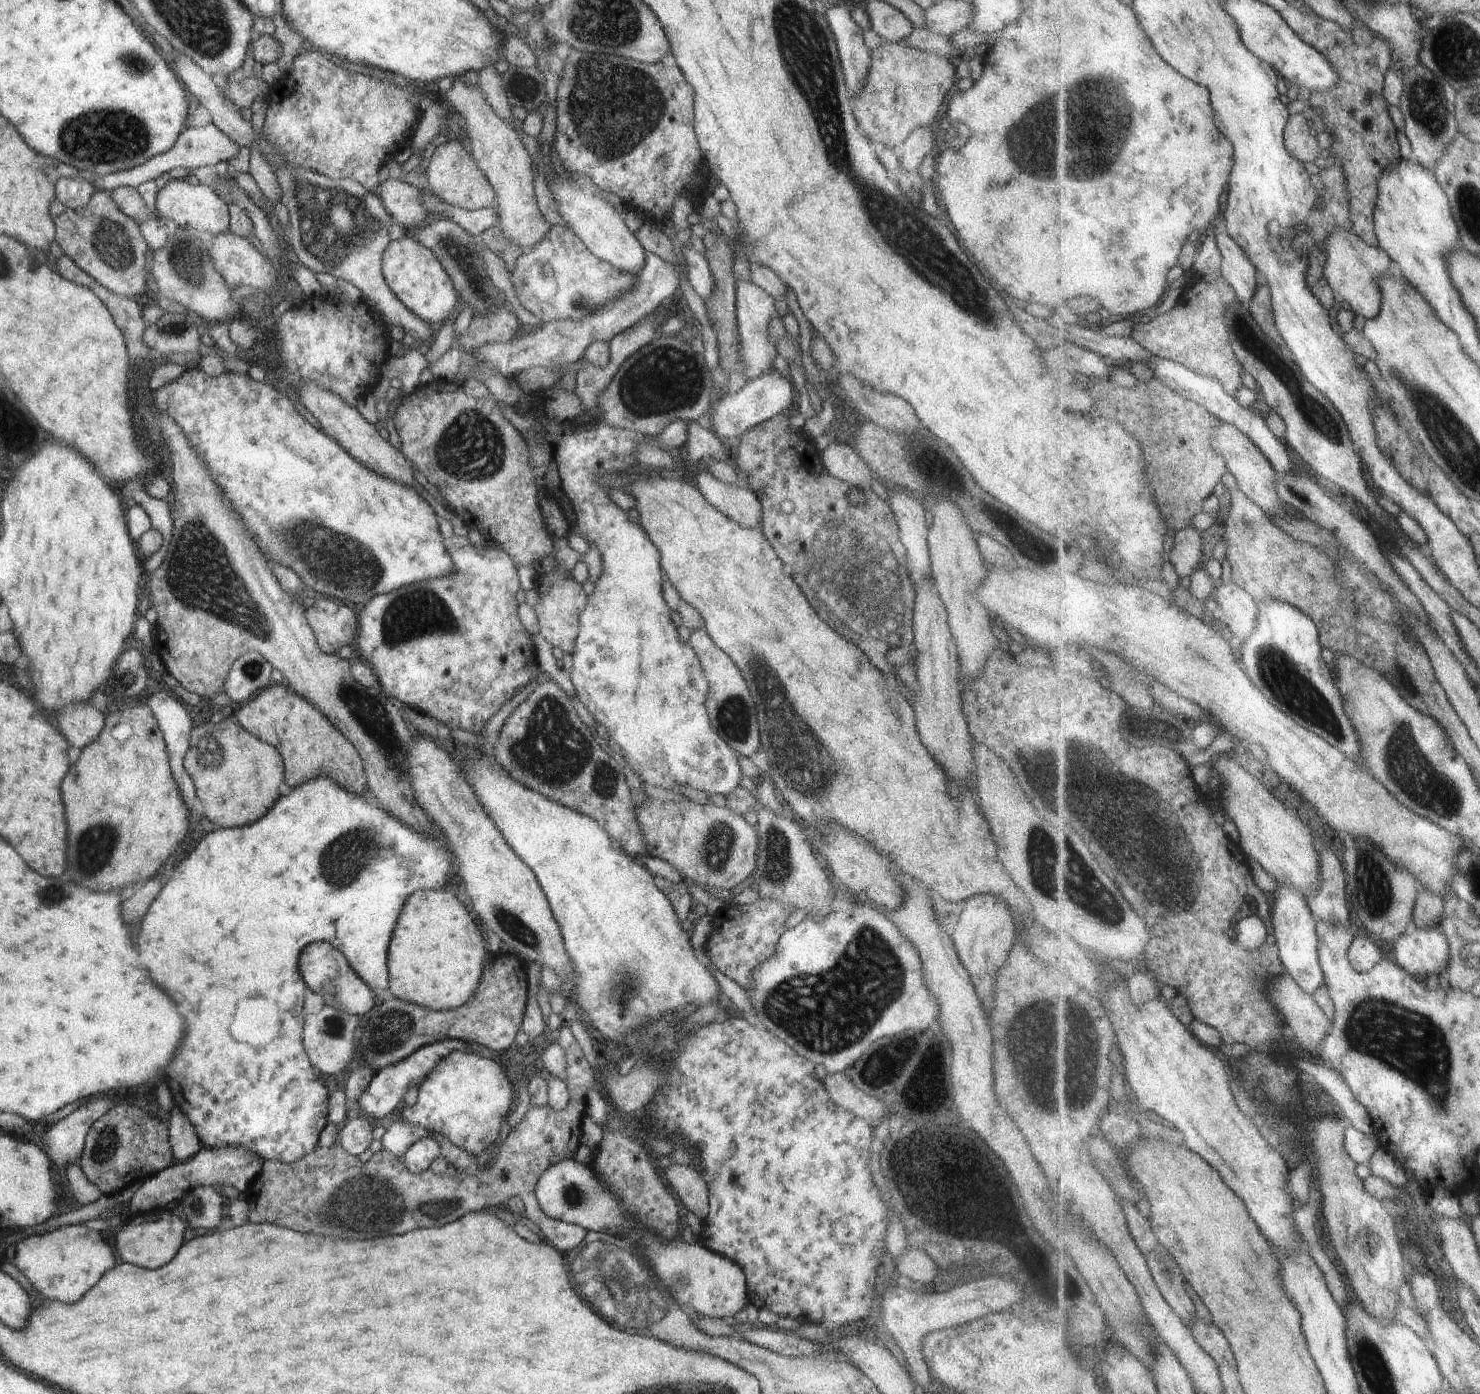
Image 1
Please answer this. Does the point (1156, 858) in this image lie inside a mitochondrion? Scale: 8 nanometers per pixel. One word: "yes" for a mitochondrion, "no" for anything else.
yes

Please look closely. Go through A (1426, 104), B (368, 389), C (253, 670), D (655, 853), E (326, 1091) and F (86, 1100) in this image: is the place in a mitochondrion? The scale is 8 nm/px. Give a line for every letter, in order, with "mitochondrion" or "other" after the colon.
A: mitochondrion
B: other
C: mitochondrion
D: other
E: other
F: other

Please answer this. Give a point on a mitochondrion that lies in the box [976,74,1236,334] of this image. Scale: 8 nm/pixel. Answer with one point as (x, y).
(1034, 139)

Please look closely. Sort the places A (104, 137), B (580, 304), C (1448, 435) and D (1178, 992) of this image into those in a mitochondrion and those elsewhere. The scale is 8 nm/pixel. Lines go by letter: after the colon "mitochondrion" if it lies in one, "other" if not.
A: mitochondrion
B: mitochondrion
C: mitochondrion
D: other

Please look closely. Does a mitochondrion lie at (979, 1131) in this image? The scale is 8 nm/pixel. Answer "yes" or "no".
no

